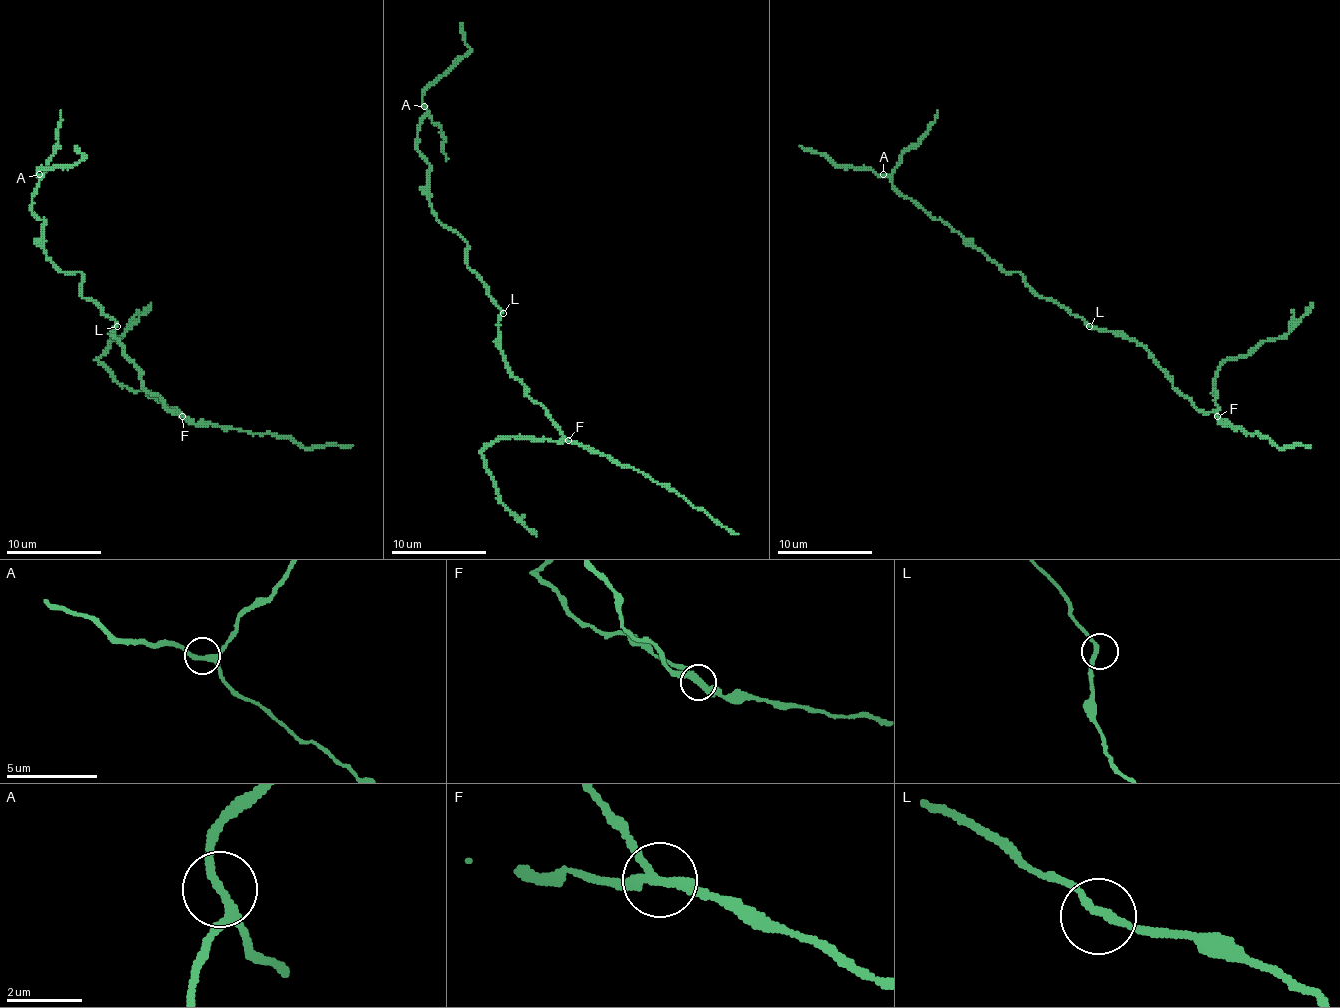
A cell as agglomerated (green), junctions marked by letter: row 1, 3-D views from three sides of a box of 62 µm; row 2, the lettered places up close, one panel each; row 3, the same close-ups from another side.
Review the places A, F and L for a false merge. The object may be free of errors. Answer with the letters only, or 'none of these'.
F

